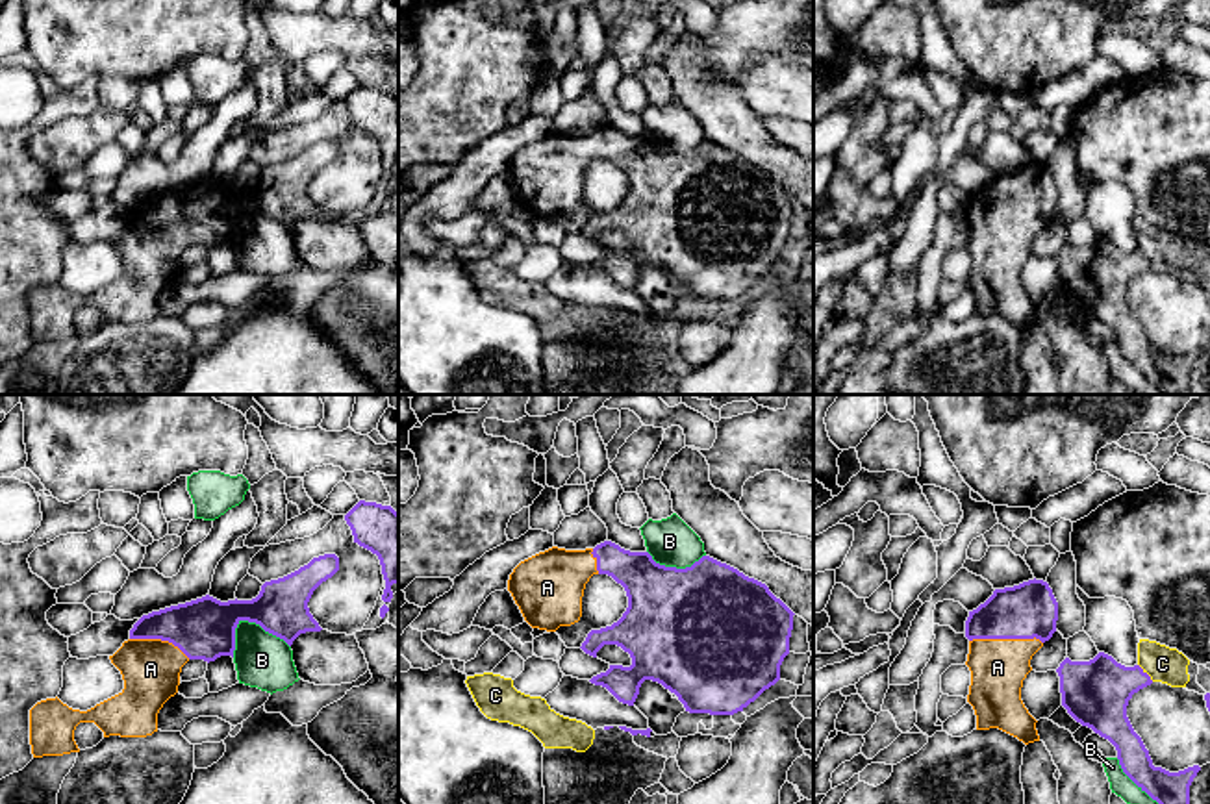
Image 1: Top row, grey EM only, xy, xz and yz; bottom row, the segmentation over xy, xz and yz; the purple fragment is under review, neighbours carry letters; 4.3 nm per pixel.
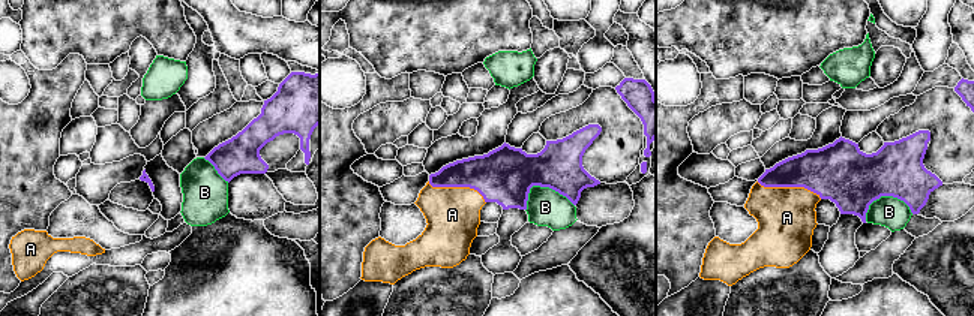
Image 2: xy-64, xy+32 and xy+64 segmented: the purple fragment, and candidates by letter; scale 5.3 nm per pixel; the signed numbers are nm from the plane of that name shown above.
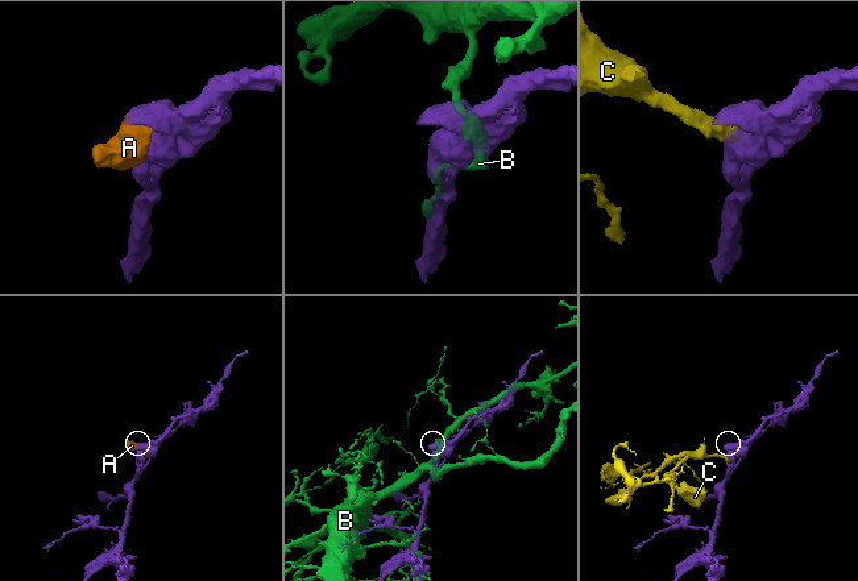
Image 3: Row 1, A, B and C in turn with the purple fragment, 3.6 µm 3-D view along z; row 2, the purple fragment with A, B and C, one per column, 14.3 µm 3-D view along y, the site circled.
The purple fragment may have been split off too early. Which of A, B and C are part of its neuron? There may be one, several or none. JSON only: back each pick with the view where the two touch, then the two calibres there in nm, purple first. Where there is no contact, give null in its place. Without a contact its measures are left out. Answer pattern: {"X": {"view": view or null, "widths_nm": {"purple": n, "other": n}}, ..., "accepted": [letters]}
{"A": {"view": "yz", "widths_nm": {"purple": 240, "other": 240}}, "accepted": ["A"]}

